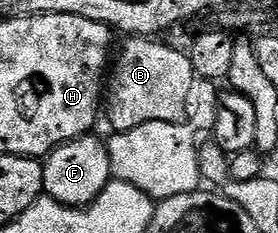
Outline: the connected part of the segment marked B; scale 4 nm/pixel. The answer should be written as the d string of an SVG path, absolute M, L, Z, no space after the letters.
M127 38L123 43L106 93L106 117L108 113L111 128L124 132L144 122L185 122L188 96L196 80L187 54L151 38Z

